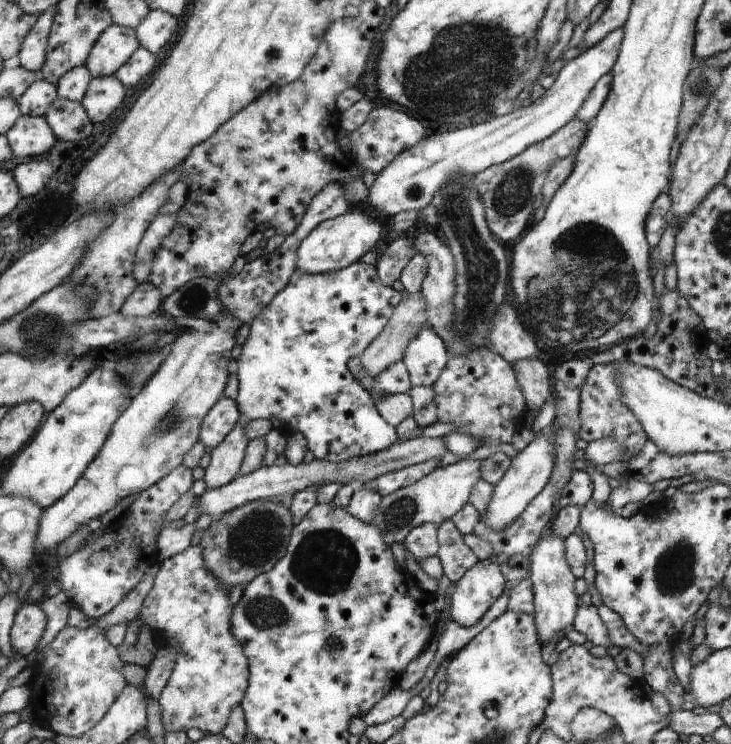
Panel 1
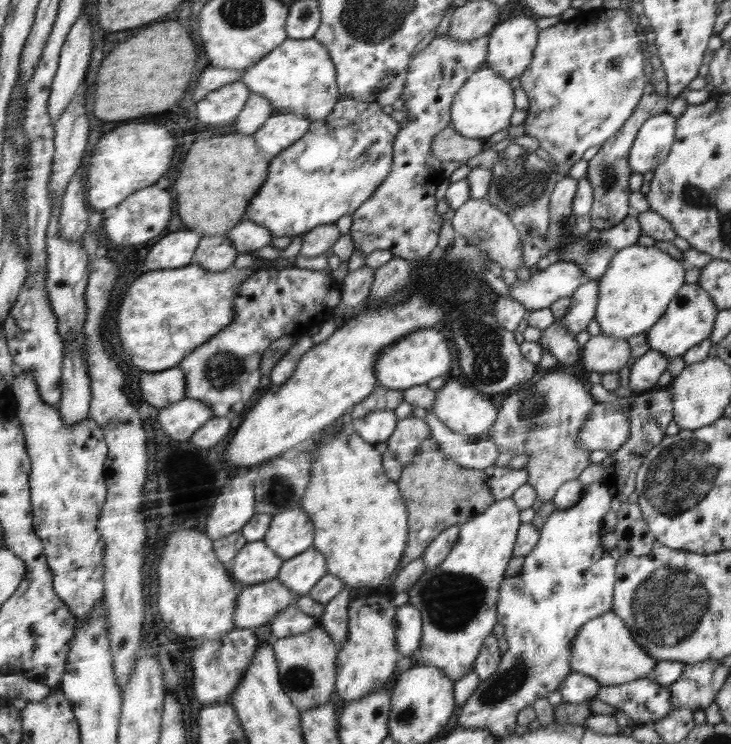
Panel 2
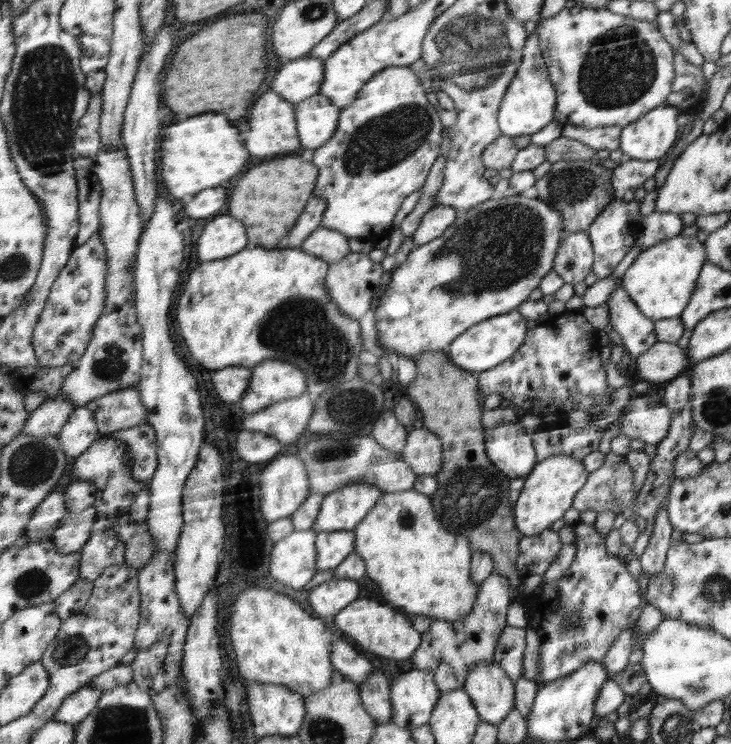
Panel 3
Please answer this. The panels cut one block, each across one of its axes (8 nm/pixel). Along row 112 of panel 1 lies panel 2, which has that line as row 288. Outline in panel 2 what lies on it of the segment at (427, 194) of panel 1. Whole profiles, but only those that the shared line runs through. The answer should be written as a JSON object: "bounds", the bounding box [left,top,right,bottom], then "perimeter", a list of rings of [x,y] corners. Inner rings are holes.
{"bounds":[509,261,587,312],"perimeter":[[[552,261],[551,265],[532,273],[527,280],[517,279],[515,283],[510,284],[509,298],[518,301],[528,312],[541,310],[549,308],[558,298],[572,298],[576,288],[587,280],[587,276],[583,275],[582,269],[577,264]]]}

